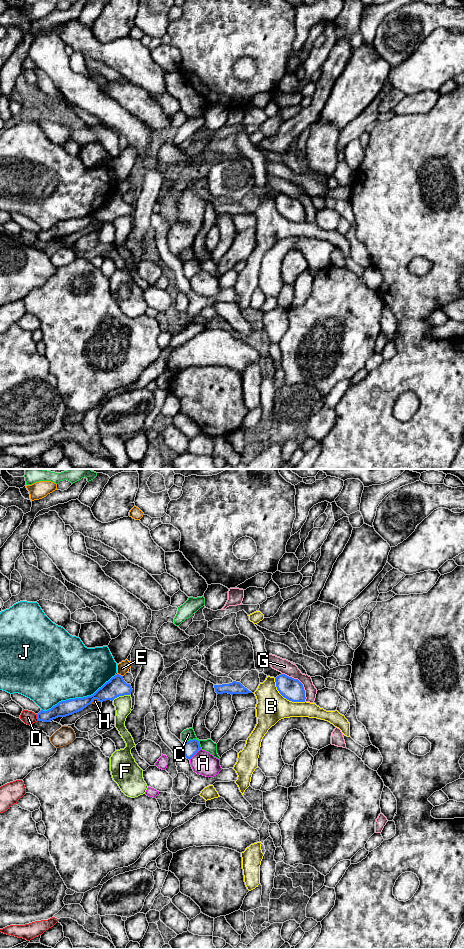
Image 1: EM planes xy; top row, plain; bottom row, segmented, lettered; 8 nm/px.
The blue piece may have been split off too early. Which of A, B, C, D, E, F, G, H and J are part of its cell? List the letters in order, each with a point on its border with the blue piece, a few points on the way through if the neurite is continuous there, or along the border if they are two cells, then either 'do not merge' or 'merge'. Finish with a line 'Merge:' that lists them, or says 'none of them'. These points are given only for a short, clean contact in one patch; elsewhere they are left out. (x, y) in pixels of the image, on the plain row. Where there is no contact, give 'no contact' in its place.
A: meets blue in xy at (194, 274); border along xy (200, 268), (189, 279); do not merge
B: meets blue in xy at (285, 217); do not merge
C: meets blue in xy at (194, 259); do not merge
D: meets blue in xy at (37, 237); do not merge
E: meets blue in xy at (120, 195); border along xy (118, 193), (122, 196); do not merge
F: meets blue in xy at (120, 215); border along xy (129, 214), (117, 216), (112, 220); do not merge
G: meets blue in xy at (300, 202); border along xy (282, 193), (296, 198), (302, 204), (305, 220); do not merge
H: meets blue in xy at (94, 218); do not merge
J: meets blue in xy at (78, 218); do not merge
Merge: none of them

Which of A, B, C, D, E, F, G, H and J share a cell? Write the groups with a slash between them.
A E / B / C / D / F / G / H / J

